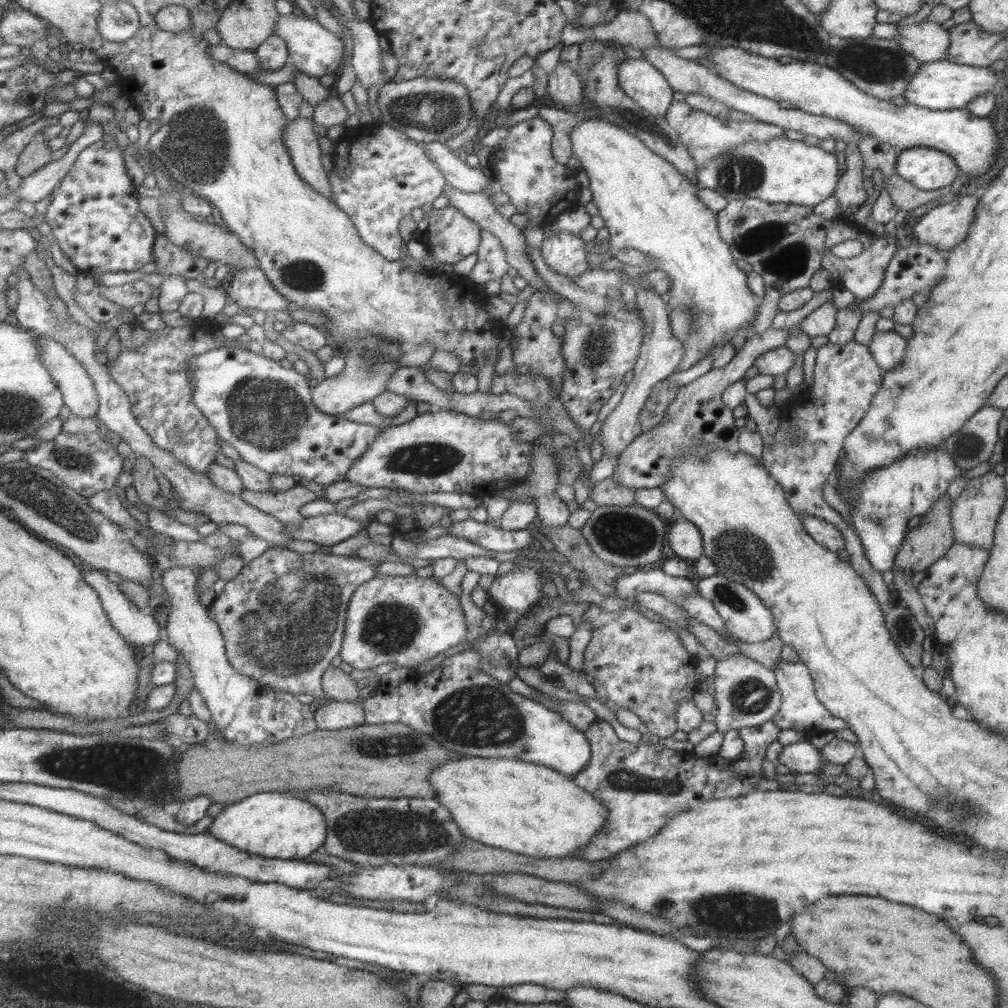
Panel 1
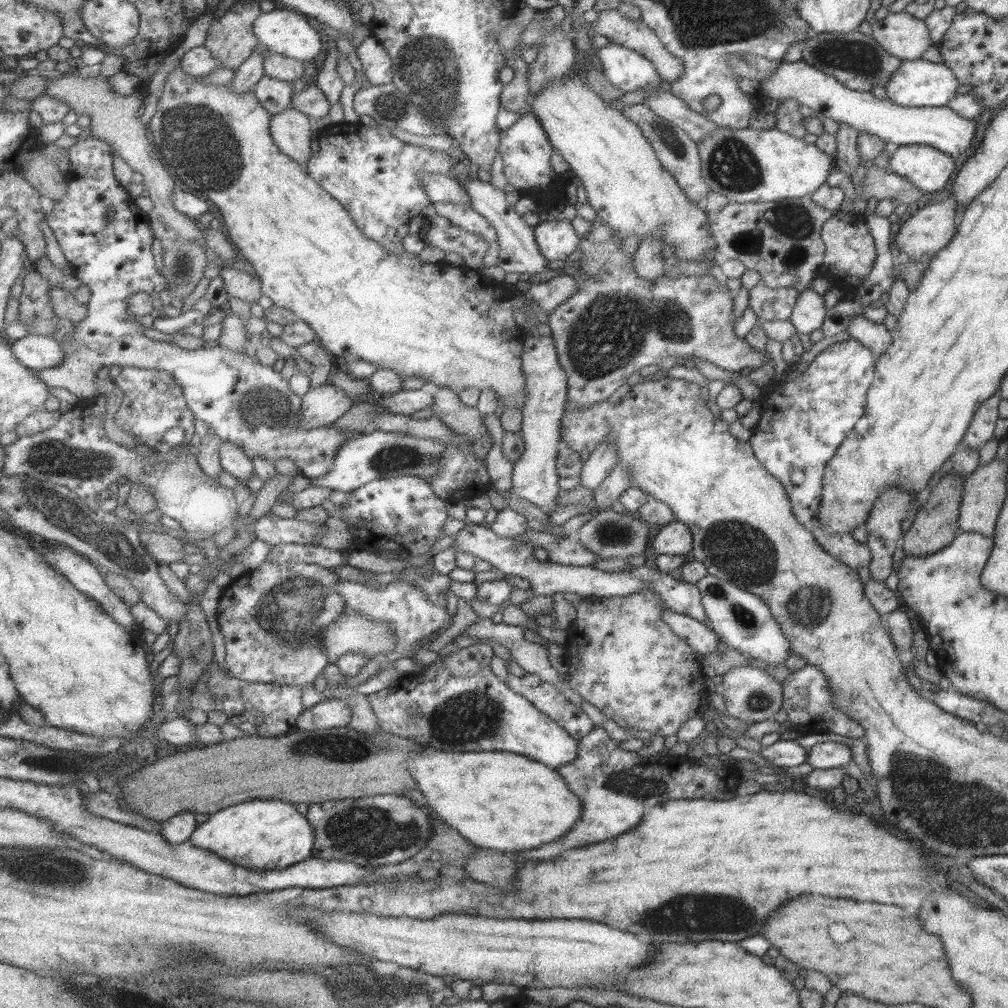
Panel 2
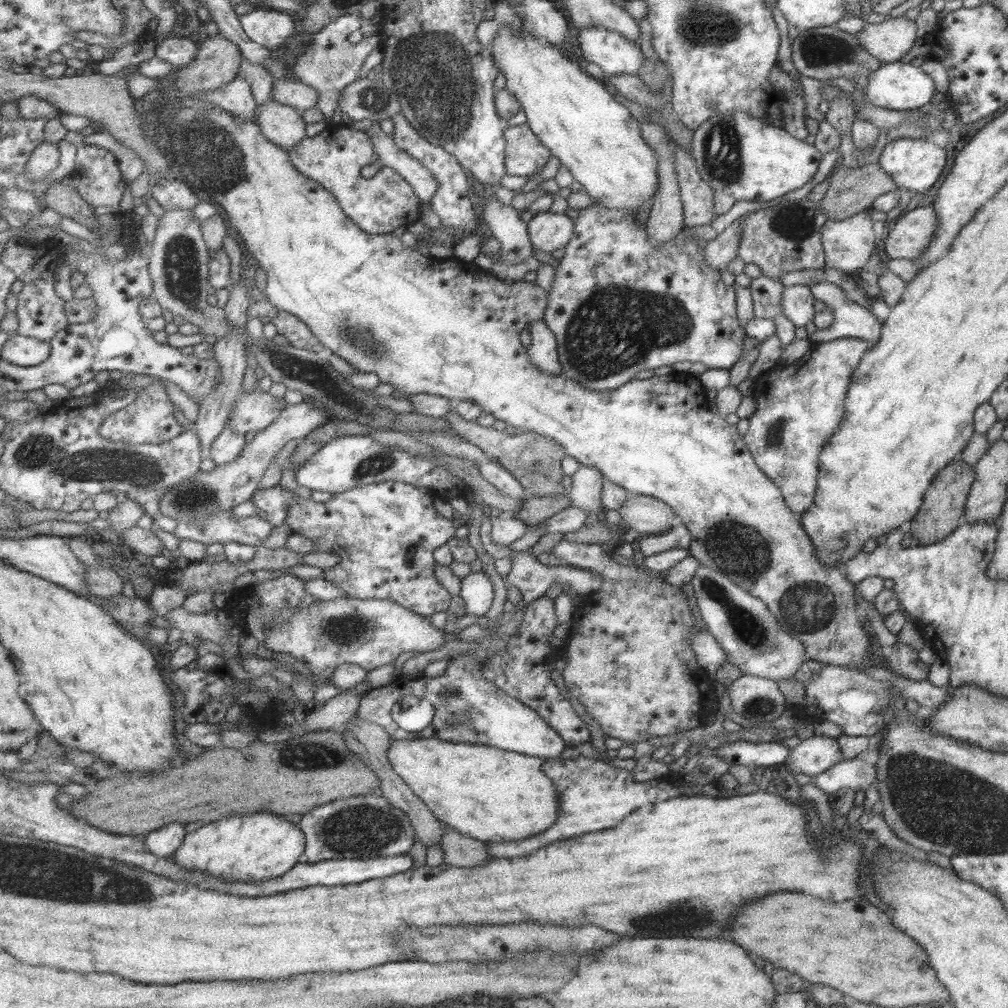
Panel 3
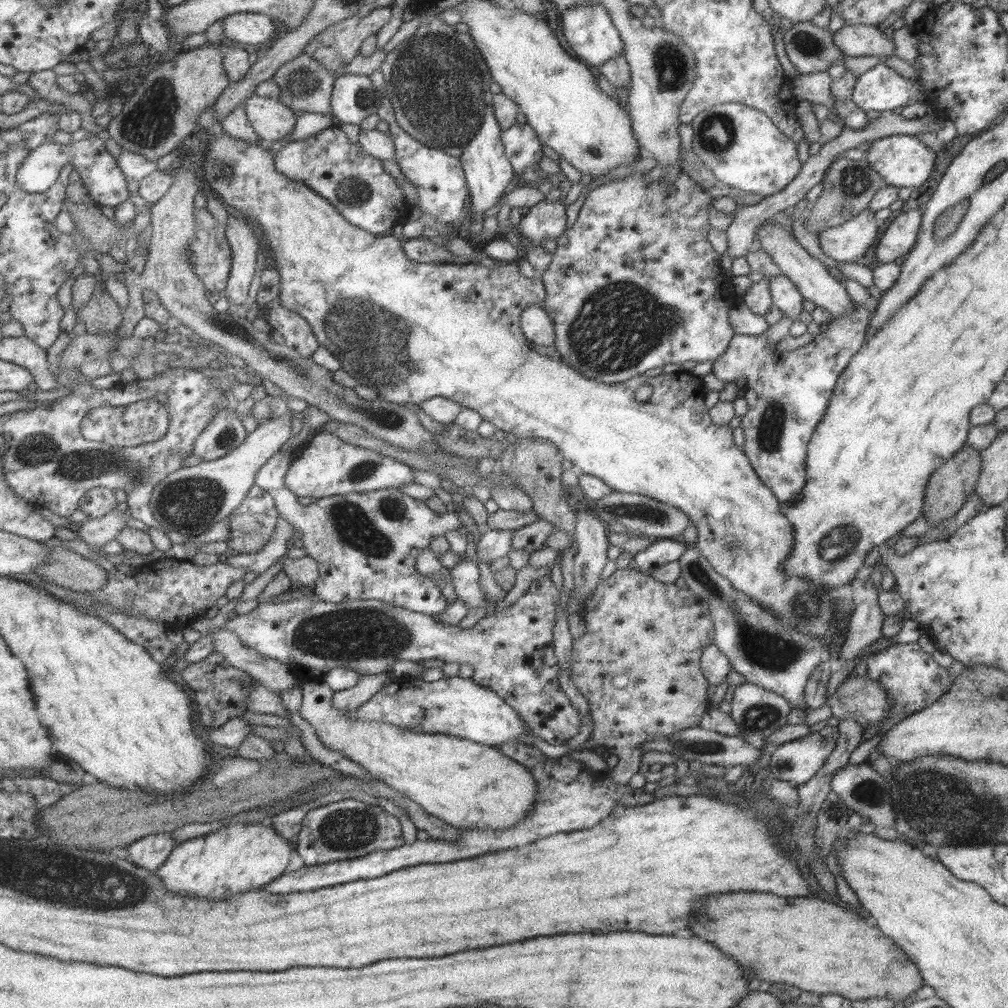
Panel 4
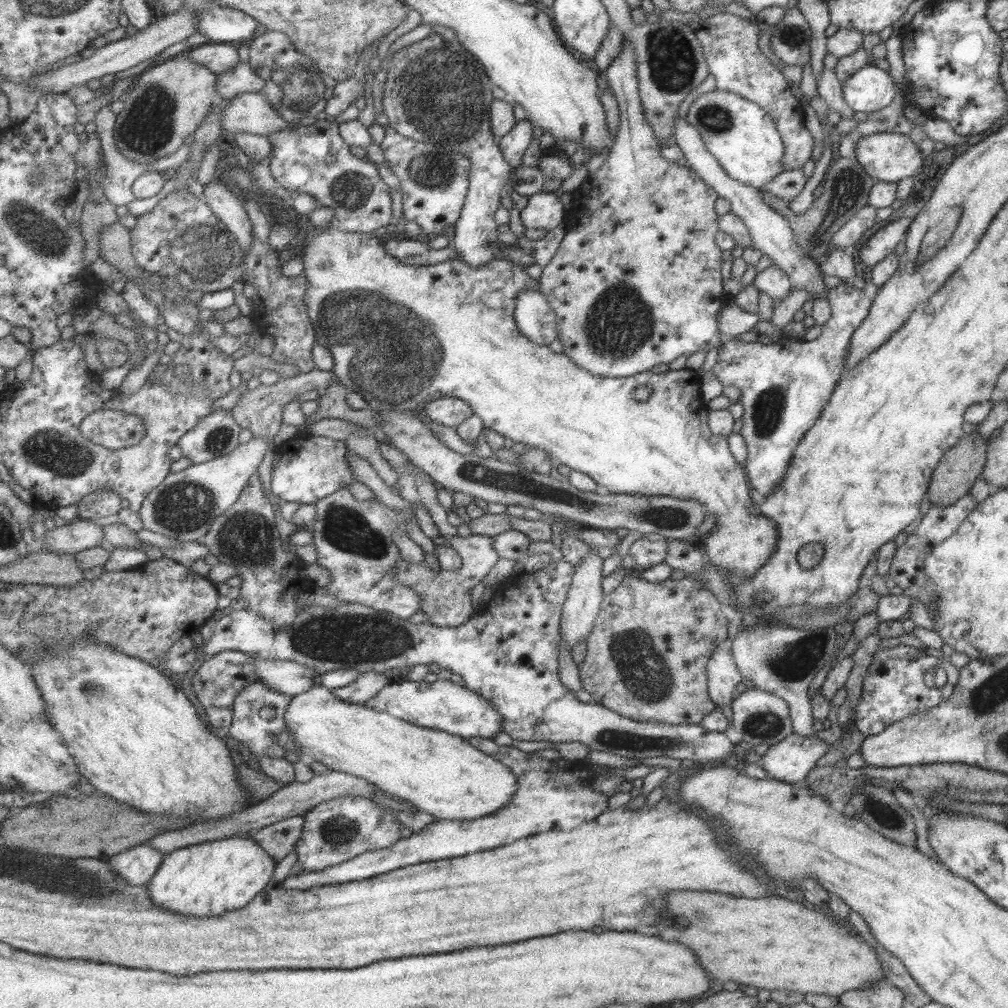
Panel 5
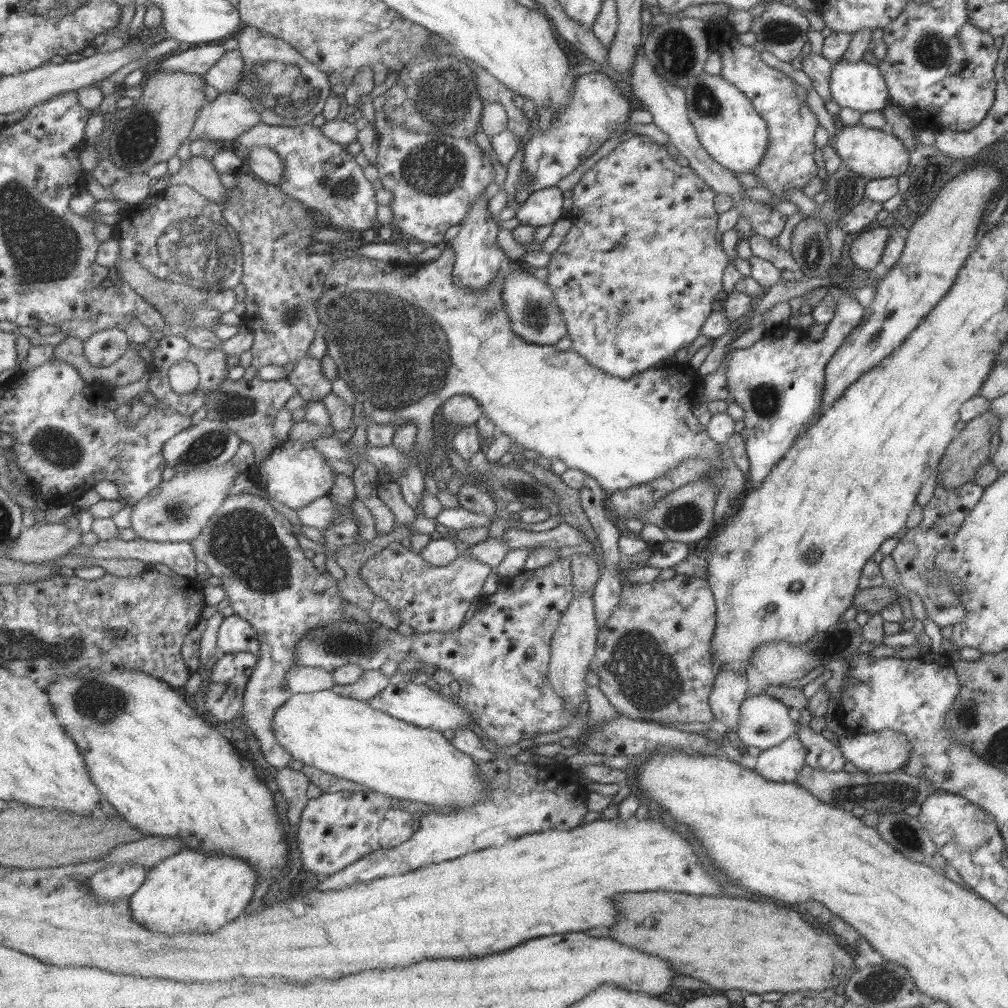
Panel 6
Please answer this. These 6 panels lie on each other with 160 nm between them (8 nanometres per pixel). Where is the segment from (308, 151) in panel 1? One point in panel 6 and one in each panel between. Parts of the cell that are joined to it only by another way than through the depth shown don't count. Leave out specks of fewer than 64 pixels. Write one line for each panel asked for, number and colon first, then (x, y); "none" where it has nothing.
2: (292, 129)
3: (282, 124)
4: (273, 120)
5: (251, 112)
6: (227, 117)

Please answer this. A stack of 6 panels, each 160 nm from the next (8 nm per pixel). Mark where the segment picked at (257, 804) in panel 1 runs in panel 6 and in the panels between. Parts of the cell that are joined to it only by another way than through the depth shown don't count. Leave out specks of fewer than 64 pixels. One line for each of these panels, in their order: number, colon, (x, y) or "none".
2: (265, 834)
3: (240, 848)
4: (240, 857)
5: (210, 879)
6: (193, 891)

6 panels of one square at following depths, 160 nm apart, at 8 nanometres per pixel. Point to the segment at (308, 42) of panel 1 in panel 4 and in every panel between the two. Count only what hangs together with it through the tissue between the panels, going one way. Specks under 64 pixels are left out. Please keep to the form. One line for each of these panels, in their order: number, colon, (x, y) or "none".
2: (286, 31)
3: (270, 27)
4: (241, 28)

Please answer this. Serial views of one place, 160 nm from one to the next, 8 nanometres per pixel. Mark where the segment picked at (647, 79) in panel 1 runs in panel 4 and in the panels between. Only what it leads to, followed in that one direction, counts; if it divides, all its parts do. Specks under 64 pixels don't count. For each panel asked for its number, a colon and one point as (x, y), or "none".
2: (625, 68)
3: (614, 54)
4: (588, 29)

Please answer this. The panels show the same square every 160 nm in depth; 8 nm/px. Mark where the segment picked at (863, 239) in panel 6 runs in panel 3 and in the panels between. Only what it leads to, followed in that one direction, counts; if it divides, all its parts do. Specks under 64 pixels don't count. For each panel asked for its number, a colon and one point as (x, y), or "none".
3: (910, 235)
4: (901, 233)
5: (883, 242)

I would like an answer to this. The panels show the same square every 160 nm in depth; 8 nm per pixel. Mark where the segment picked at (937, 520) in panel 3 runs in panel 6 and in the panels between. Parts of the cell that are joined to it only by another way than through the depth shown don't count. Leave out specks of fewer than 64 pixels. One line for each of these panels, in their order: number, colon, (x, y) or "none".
4: (948, 486)
5: (959, 466)
6: (964, 455)

